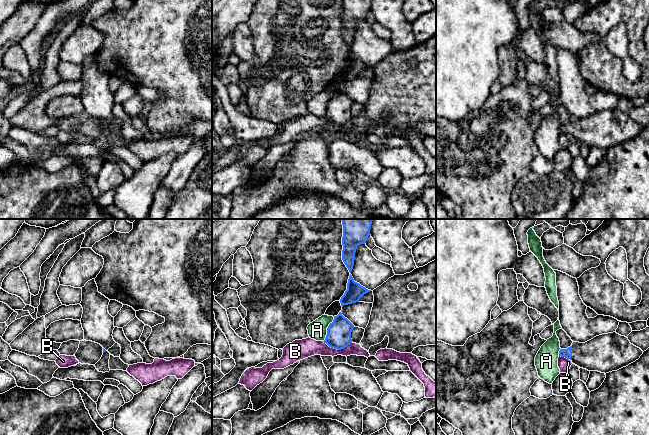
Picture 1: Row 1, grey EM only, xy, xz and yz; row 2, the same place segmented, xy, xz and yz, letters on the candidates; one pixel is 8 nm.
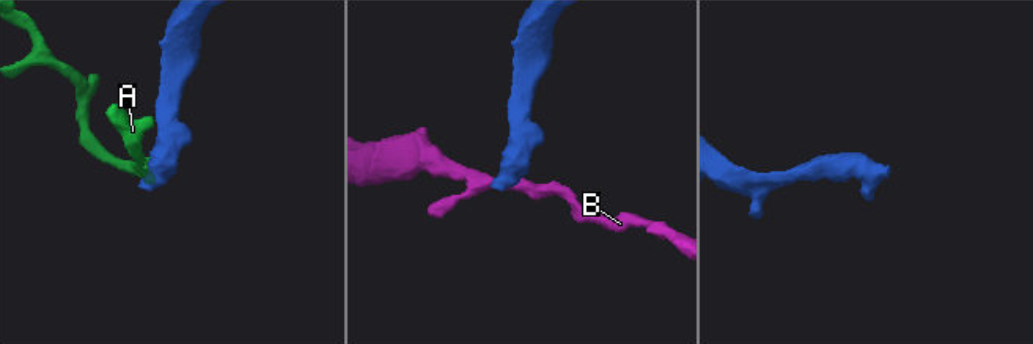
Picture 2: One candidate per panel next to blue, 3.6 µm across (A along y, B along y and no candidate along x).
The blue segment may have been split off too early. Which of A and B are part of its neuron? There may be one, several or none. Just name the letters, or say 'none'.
none

